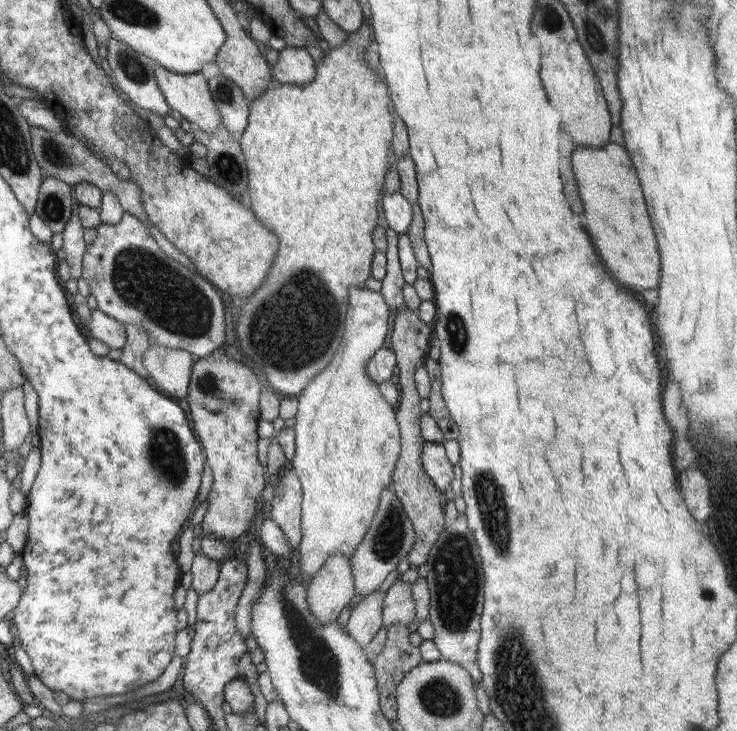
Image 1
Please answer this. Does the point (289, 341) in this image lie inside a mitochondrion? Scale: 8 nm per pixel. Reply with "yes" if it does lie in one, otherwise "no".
yes

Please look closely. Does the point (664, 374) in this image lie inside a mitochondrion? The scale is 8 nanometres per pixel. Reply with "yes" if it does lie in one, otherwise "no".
no

